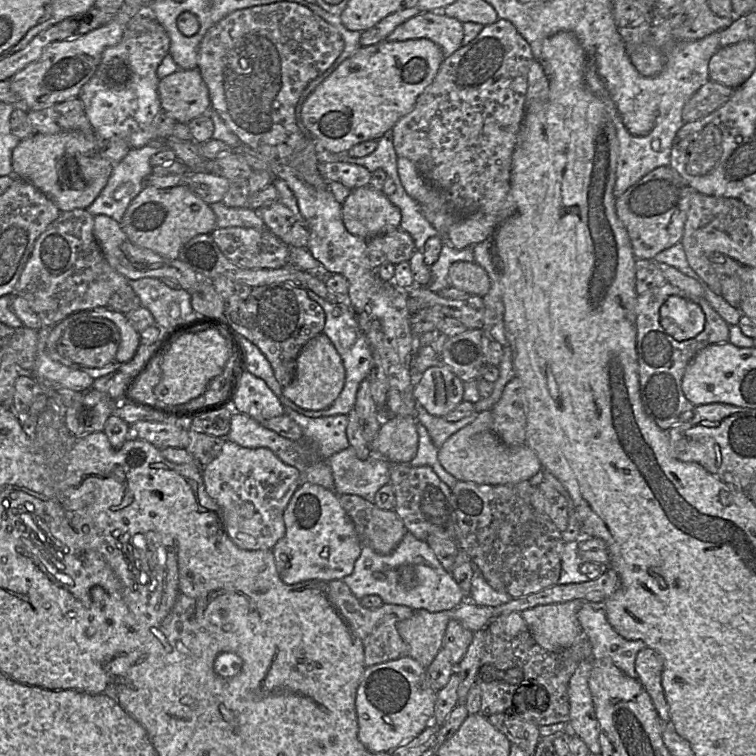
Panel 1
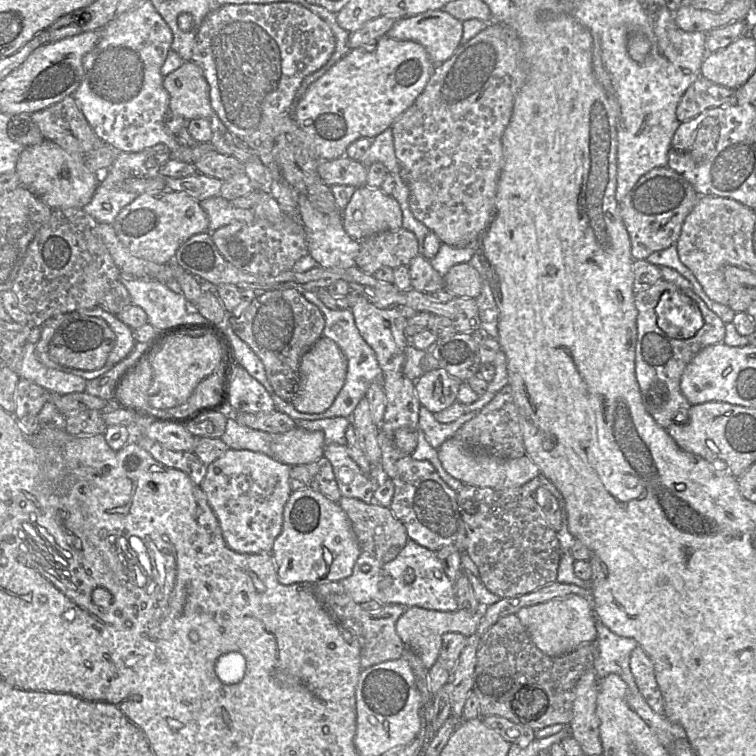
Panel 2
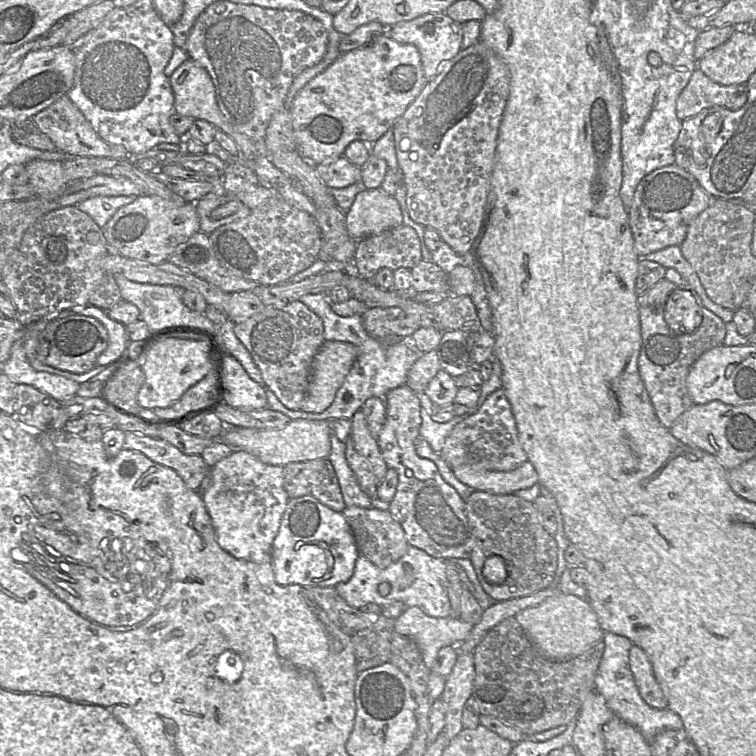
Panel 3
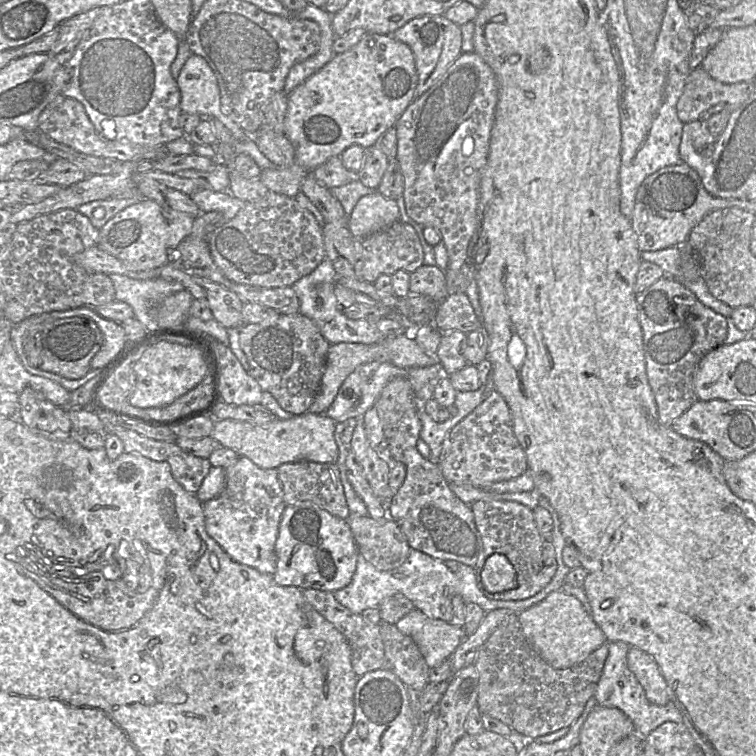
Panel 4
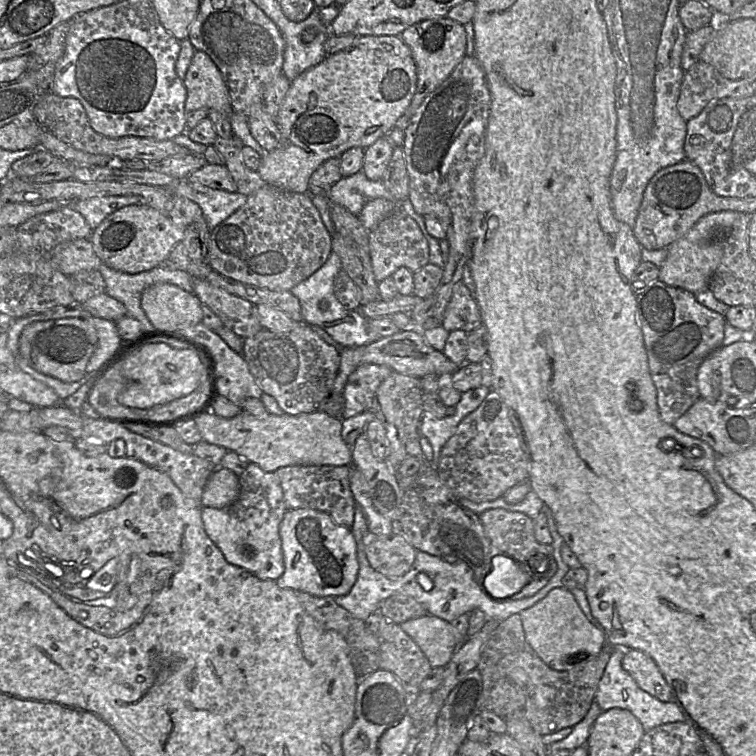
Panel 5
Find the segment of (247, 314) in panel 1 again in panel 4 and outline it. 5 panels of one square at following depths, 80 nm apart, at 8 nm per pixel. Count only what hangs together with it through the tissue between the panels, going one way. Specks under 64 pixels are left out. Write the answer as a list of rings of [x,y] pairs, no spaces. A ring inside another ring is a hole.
[[[300,312],[278,314],[257,324],[242,326],[239,328],[239,340],[250,365],[249,374],[262,391],[272,394],[281,408],[294,416],[307,413],[320,390],[331,345],[317,325]]]

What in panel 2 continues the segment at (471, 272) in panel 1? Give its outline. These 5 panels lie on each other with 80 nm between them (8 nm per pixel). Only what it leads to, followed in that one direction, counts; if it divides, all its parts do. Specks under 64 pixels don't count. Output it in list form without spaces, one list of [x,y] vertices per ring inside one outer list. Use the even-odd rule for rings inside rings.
[[[459,263],[450,267],[444,276],[445,288],[455,297],[476,298],[482,287],[478,271],[469,263]]]

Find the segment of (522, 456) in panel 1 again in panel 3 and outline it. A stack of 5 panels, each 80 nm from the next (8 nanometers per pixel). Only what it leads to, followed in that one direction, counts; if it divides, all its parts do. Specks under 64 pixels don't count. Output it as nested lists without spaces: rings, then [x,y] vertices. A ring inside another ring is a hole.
[[[528,460],[507,472],[474,470],[468,465],[455,467],[452,472],[459,481],[474,491],[485,491],[496,495],[514,494],[538,482],[538,474]]]

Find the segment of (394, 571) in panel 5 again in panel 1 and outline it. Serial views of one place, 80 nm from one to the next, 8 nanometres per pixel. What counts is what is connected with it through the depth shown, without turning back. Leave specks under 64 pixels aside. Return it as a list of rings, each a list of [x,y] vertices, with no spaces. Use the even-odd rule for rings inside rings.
[[[339,495],[339,502],[352,520],[362,546],[370,547],[378,554],[390,554],[407,532],[403,521],[394,510],[382,510],[374,502],[369,502],[357,495]]]

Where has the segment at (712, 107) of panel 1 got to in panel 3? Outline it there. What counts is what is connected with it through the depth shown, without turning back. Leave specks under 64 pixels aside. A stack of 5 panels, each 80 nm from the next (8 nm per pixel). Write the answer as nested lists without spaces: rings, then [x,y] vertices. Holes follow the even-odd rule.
[[[697,68],[677,99],[676,115],[684,121],[713,106],[736,111],[745,105],[747,98],[746,84],[721,85]]]

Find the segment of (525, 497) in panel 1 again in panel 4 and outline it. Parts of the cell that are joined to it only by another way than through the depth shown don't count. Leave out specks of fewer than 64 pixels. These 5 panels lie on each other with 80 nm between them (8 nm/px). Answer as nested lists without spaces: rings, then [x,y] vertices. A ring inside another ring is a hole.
[[[479,500],[470,508],[483,546],[474,571],[477,585],[486,597],[505,601],[524,600],[536,595],[551,582],[557,571],[555,547],[541,537],[531,509],[515,501],[503,500]],[[495,553],[505,555],[513,565],[517,576],[516,588],[500,593],[490,593],[484,588],[480,575],[487,558]]]

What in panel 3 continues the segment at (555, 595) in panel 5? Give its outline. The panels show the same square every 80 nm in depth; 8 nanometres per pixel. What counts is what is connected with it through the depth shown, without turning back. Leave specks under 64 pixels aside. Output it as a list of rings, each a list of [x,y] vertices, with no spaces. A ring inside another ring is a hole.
[[[560,593],[535,607],[522,610],[515,616],[530,642],[546,659],[564,662],[575,658],[603,641],[604,631],[588,600]]]

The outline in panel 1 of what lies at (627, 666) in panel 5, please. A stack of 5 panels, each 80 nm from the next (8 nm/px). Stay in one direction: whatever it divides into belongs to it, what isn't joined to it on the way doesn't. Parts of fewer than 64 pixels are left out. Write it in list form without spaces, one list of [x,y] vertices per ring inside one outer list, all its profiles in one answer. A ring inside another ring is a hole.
[[[646,647],[637,653],[637,679],[649,694],[662,723],[669,723],[669,706],[662,687],[663,667],[662,656],[653,649]]]

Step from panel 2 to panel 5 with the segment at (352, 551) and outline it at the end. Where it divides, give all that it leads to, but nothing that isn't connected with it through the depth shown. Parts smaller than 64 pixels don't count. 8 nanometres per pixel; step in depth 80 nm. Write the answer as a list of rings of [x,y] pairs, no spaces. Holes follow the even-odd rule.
[[[300,508],[288,509],[279,525],[284,572],[275,581],[278,587],[306,592],[317,597],[346,595],[358,574],[357,545],[351,529],[336,524],[325,512]]]

